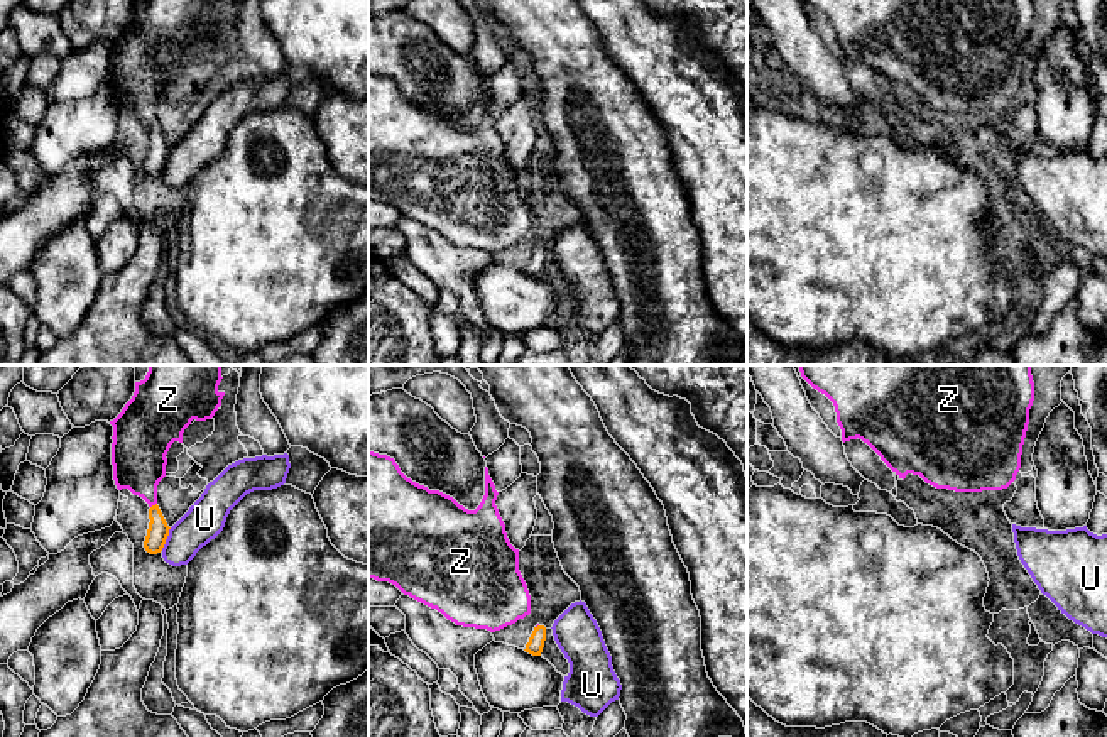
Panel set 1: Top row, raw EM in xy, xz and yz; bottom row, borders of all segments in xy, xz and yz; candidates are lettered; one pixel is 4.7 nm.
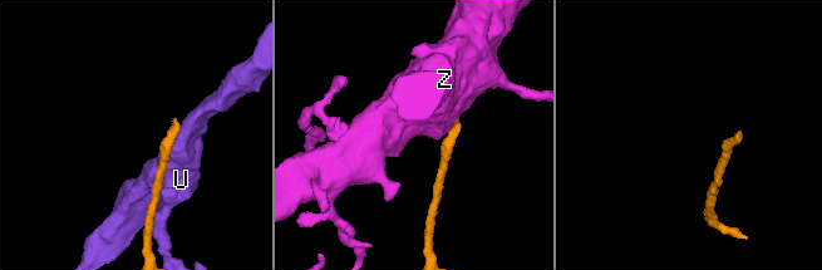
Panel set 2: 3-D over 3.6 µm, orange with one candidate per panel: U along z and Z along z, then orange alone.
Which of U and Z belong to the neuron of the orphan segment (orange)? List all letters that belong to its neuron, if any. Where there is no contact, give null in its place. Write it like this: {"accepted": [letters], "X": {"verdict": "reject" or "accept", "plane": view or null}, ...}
{"accepted": ["Z"], "U": {"verdict": "reject", "plane": "xy"}, "Z": {"verdict": "accept", "plane": "xy"}}

